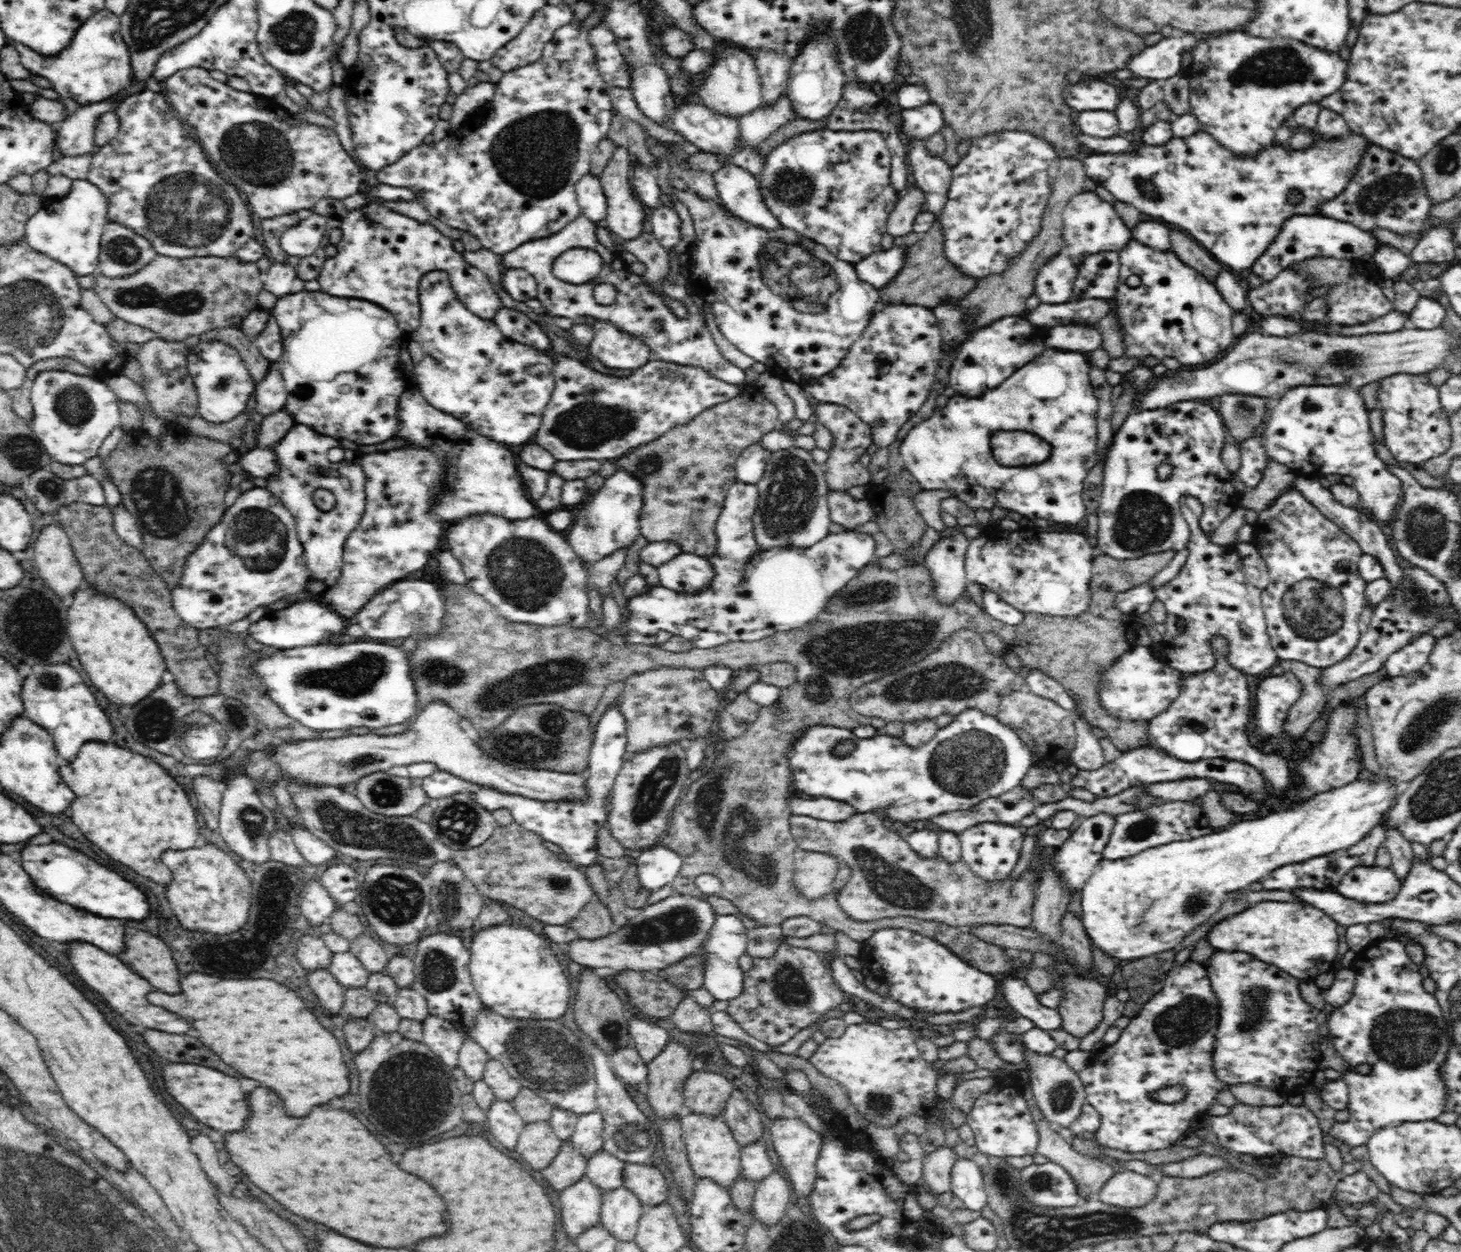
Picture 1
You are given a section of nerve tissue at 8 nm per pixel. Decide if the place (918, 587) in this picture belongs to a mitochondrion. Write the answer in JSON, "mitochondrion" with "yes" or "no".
{"mitochondrion":"yes"}

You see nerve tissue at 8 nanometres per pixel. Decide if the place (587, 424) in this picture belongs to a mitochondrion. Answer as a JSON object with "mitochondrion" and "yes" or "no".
{"mitochondrion":"yes"}

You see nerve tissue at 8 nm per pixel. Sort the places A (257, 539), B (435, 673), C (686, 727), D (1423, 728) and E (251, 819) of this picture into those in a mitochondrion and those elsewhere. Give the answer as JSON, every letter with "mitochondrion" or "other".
{"A":"mitochondrion","B":"mitochondrion","C":"mitochondrion","D":"mitochondrion","E":"mitochondrion"}

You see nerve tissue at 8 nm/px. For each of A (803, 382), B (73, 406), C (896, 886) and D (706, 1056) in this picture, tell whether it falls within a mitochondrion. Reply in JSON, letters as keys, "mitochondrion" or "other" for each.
{"A":"other","B":"mitochondrion","C":"mitochondrion","D":"other"}

